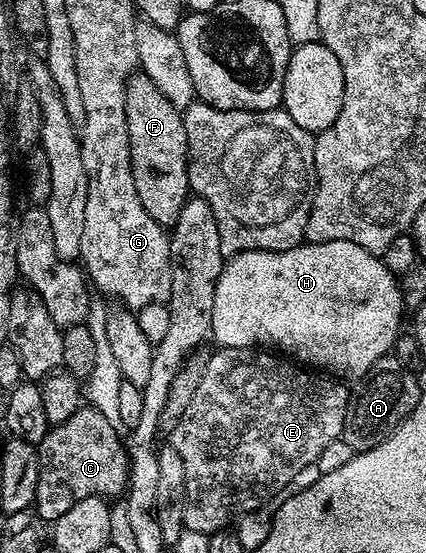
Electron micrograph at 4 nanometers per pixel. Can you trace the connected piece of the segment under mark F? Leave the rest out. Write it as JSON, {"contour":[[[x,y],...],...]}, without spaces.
{"contour":[[[135,74],[126,84],[126,117],[136,194],[140,194],[144,210],[156,218],[161,228],[173,229],[176,218],[180,218],[180,210],[191,195],[186,169],[188,134],[184,130],[182,112],[160,94],[152,78]]]}

